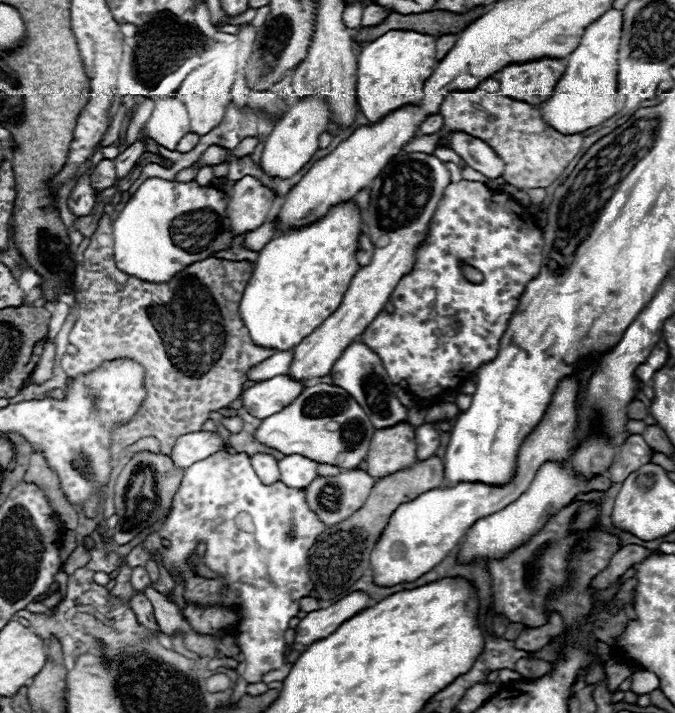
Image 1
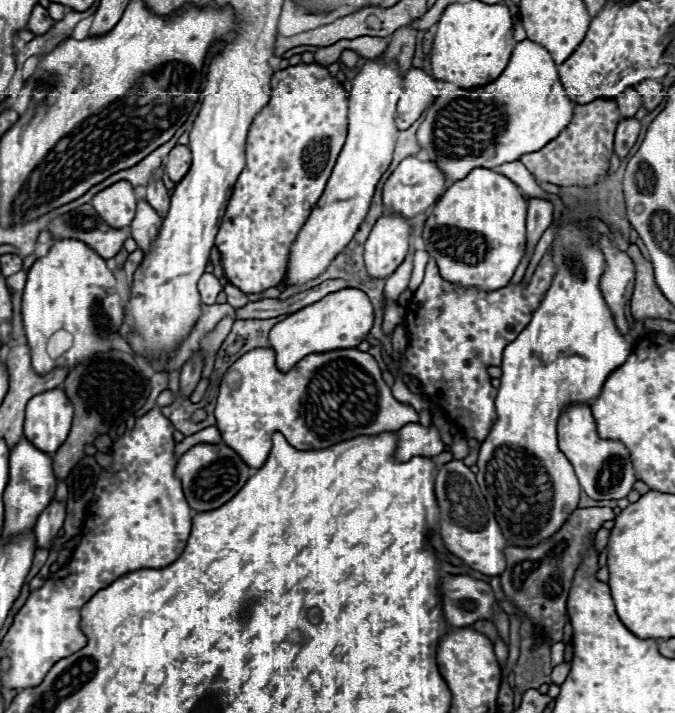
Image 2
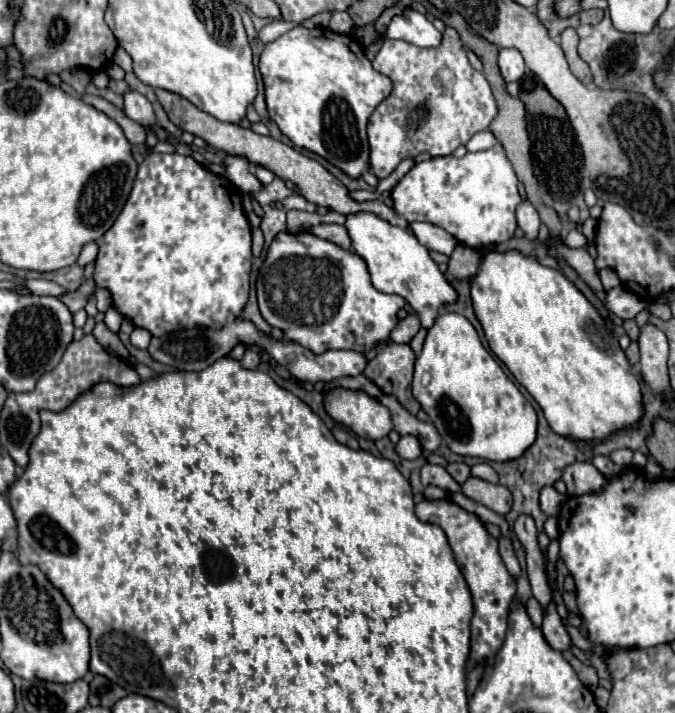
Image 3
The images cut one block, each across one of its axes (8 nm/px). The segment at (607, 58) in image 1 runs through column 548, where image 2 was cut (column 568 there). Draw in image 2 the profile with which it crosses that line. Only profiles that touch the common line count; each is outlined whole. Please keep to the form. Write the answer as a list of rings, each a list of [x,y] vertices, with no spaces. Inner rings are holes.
[[[522,40],[514,48],[516,50],[512,52],[506,70],[498,76],[494,84],[486,88],[460,90],[456,94],[452,94],[452,84],[444,84],[440,94],[434,98],[432,106],[424,114],[426,120],[422,122],[416,134],[420,144],[418,158],[436,162],[452,182],[464,178],[474,168],[494,168],[500,164],[516,162],[522,154],[544,148],[572,120],[576,104],[570,98],[566,98],[558,76],[558,66],[552,60],[552,54],[532,40]]]

